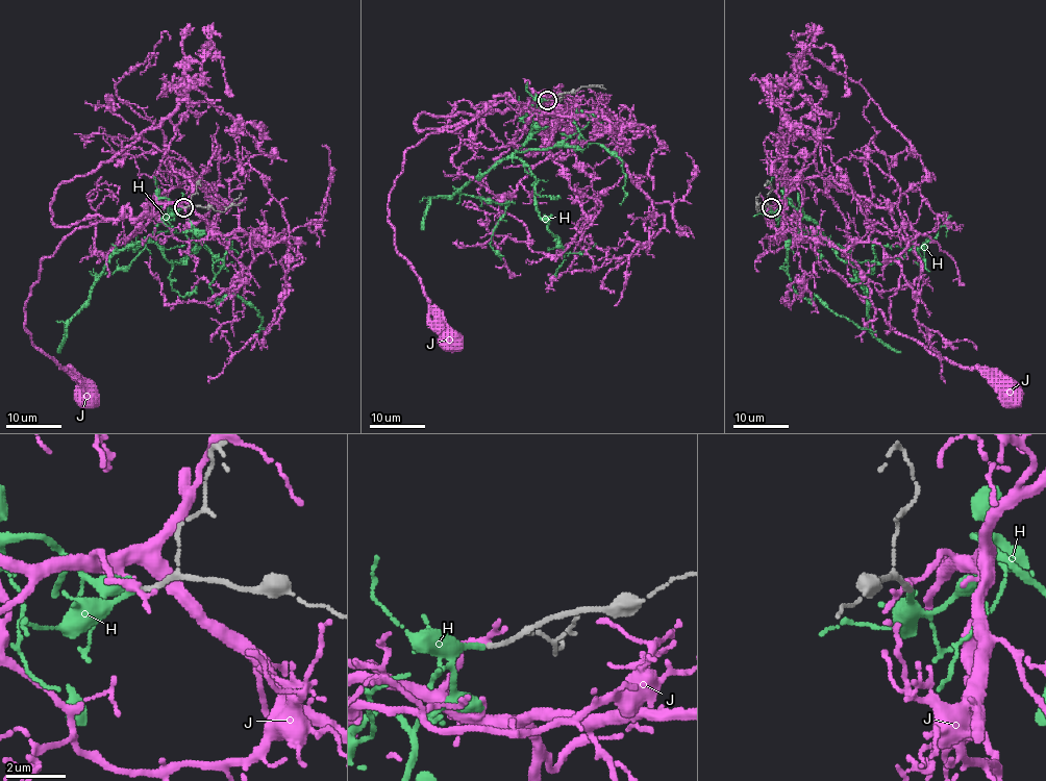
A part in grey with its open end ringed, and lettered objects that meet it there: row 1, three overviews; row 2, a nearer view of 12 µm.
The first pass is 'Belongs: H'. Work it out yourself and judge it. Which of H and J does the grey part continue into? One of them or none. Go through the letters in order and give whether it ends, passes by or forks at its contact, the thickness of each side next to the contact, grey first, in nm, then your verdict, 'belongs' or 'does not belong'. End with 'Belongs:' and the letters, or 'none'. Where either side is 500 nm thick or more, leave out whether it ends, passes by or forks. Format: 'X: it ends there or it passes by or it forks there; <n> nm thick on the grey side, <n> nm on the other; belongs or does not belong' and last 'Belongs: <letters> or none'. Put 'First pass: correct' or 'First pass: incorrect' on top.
First pass: correct
H: it ends there; 160 nm thick on the grey side, 190 nm on the other; belongs
J: it ends there; 160 nm thick on the grey side, 320 nm on the other; does not belong
Belongs: H

